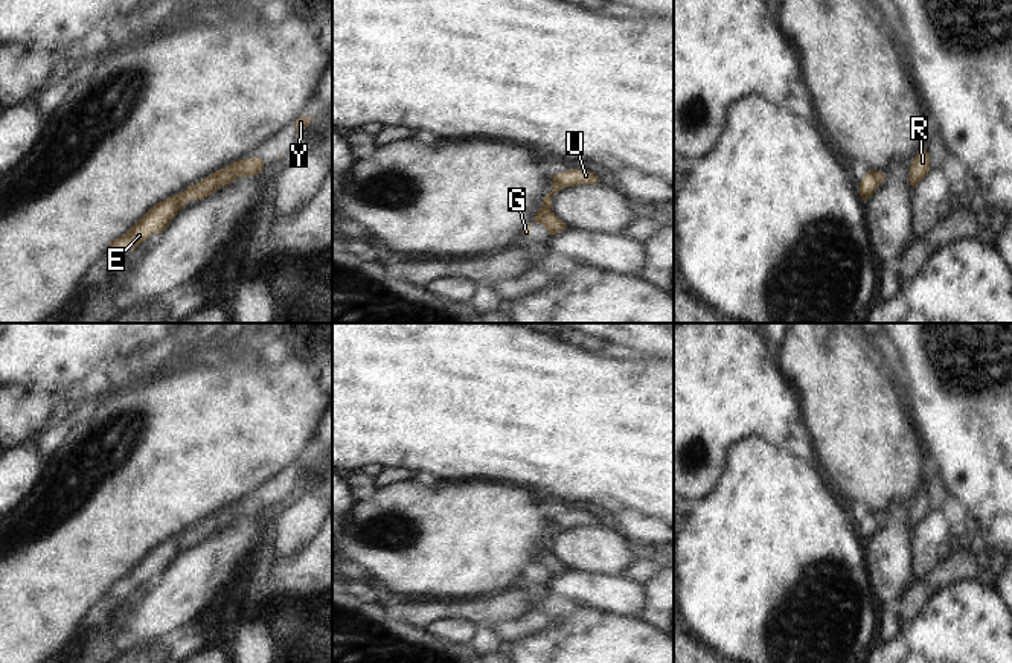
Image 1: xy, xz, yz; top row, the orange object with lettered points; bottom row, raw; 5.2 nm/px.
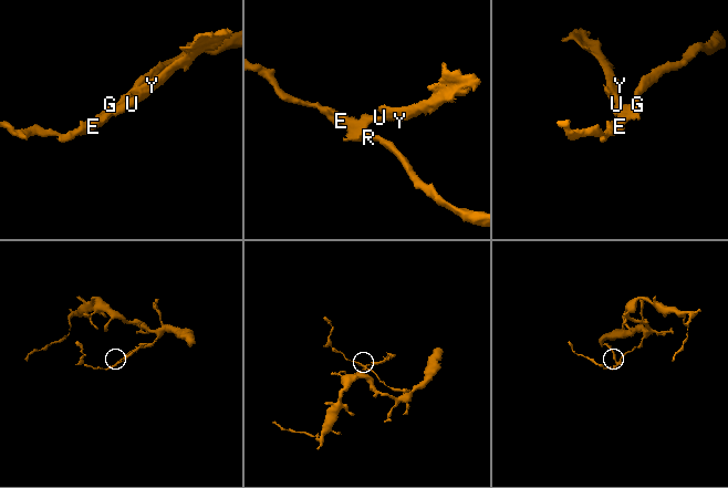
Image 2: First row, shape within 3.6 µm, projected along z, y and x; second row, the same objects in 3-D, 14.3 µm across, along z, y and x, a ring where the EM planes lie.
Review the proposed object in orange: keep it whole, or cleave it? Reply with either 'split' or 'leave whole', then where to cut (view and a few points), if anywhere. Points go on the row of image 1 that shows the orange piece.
split | xy (195, 185), (189, 198)

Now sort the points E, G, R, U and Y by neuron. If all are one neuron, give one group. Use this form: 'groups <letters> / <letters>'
groups E G R / U Y

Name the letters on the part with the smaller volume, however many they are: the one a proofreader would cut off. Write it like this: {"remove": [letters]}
{"remove": ["U", "Y"]}

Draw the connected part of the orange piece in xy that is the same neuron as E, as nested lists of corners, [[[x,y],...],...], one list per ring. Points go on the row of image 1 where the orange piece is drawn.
[[[194,186],[154,204],[125,235],[110,242],[108,253],[123,256],[154,233],[163,233],[177,212],[191,200]]]

